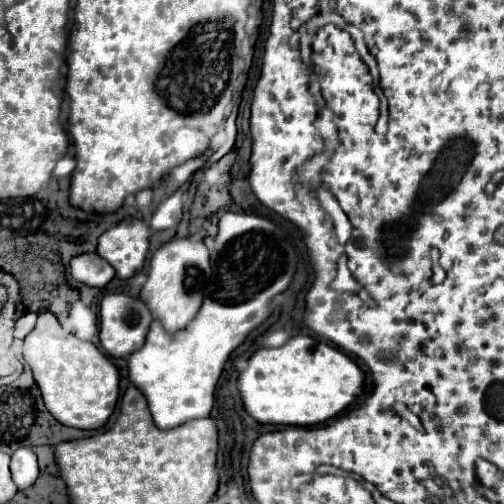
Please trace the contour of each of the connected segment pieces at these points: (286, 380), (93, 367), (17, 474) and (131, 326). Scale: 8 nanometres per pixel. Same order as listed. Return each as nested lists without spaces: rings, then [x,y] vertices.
[[[297,335],[283,347],[257,349],[247,369],[239,373],[237,385],[243,407],[255,421],[311,427],[337,415],[363,393],[363,371],[341,349],[309,335]]]
[[[49,311],[39,313],[35,329],[25,337],[23,357],[25,357],[25,361],[29,363],[29,367],[33,371],[35,383],[39,385],[39,391],[41,391],[41,397],[43,397],[43,403],[45,403],[47,411],[59,423],[69,425],[69,427],[77,427],[77,429],[99,429],[109,421],[120,395],[119,371],[93,343],[79,341],[75,335],[67,333],[59,325],[59,321],[57,321],[57,317],[53,313],[49,313]]]
[[[17,449],[11,455],[11,477],[19,489],[27,489],[39,477],[37,457],[33,449]]]
[[[123,293],[105,295],[101,301],[101,307],[99,307],[99,317],[101,317],[99,341],[101,341],[101,347],[111,357],[129,357],[133,351],[141,349],[145,343],[145,335],[149,331],[149,325],[153,321],[151,311],[147,309],[145,303],[141,303],[139,297],[129,297]]]

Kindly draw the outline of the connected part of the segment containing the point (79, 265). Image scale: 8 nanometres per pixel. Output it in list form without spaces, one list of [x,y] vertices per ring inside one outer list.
[[[85,253],[85,255],[77,255],[71,259],[71,277],[79,283],[85,283],[89,287],[97,287],[103,289],[113,277],[115,271],[113,267],[101,259],[97,253]]]

